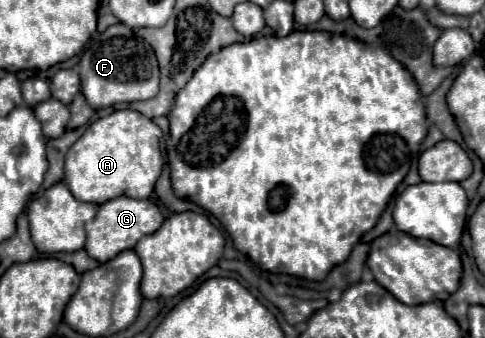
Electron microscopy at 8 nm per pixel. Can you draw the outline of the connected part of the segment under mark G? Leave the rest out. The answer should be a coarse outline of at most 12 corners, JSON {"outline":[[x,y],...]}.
{"outline":[[121,195],[85,223],[85,251],[99,263],[157,231],[152,195]]}

